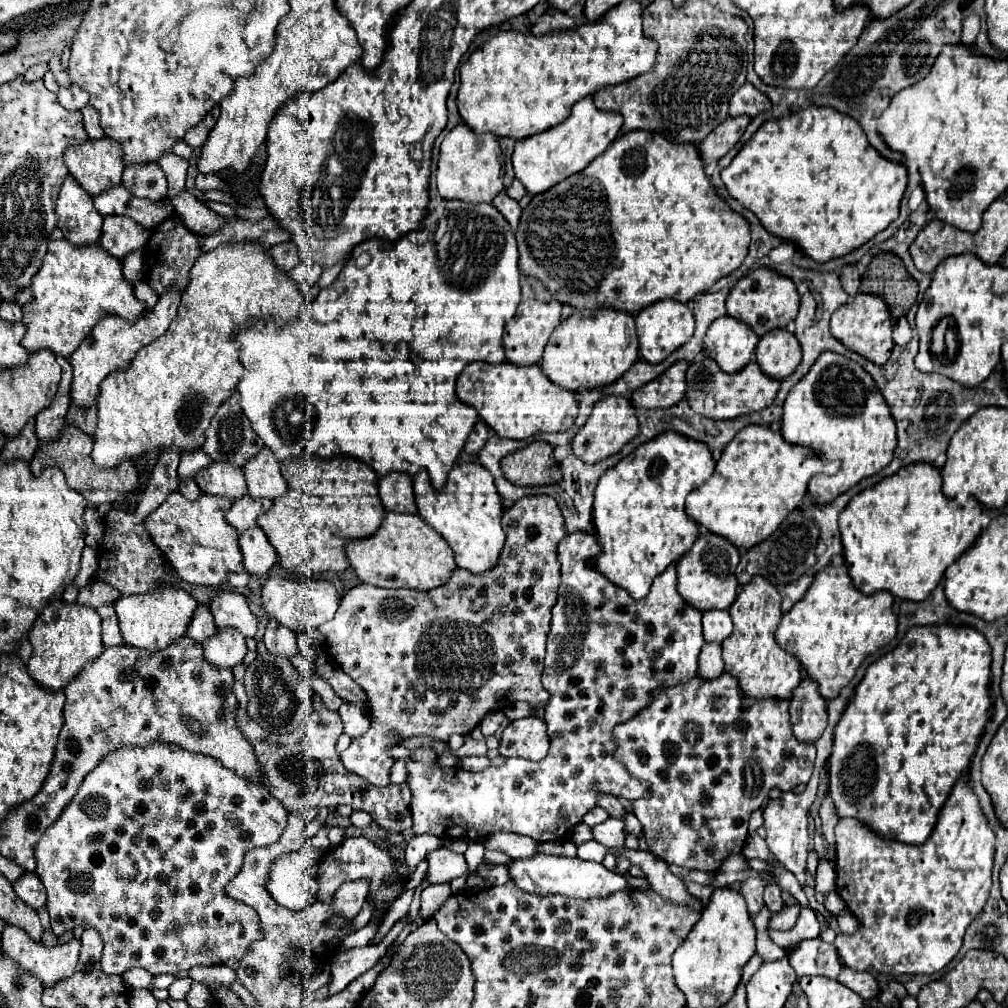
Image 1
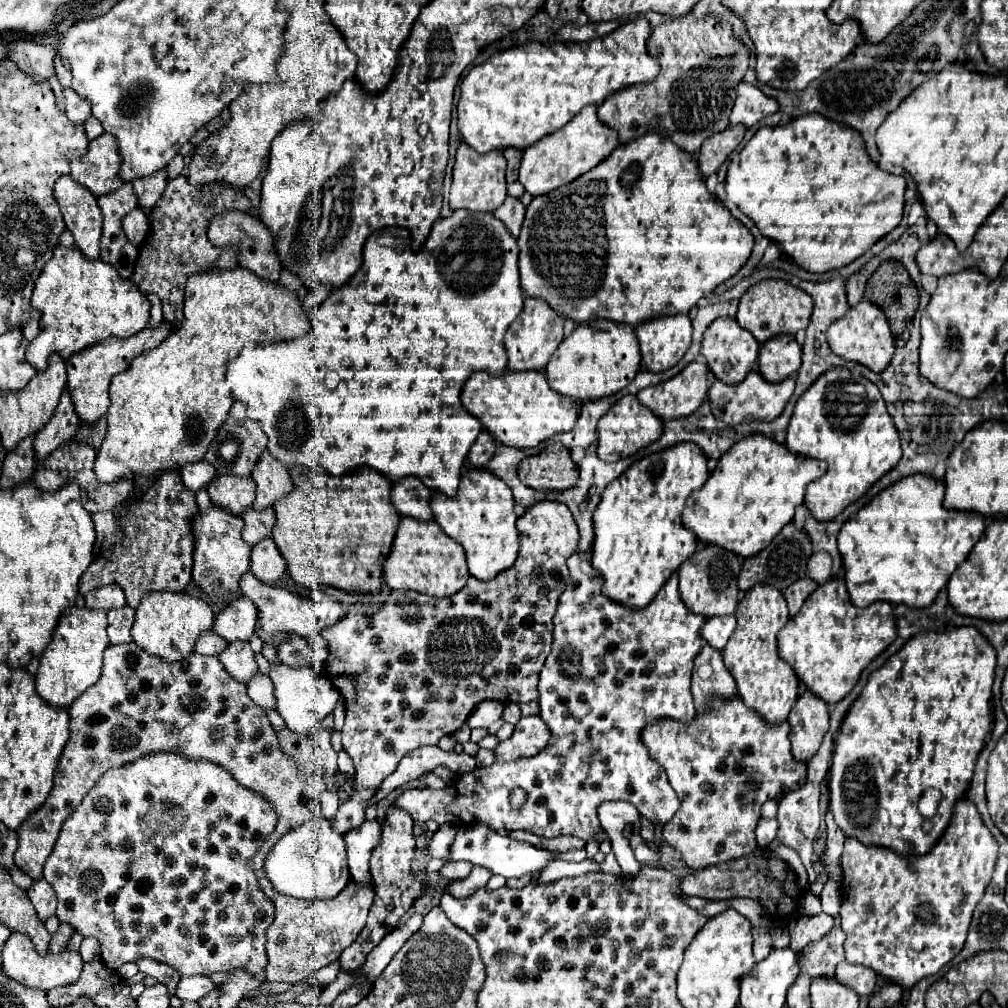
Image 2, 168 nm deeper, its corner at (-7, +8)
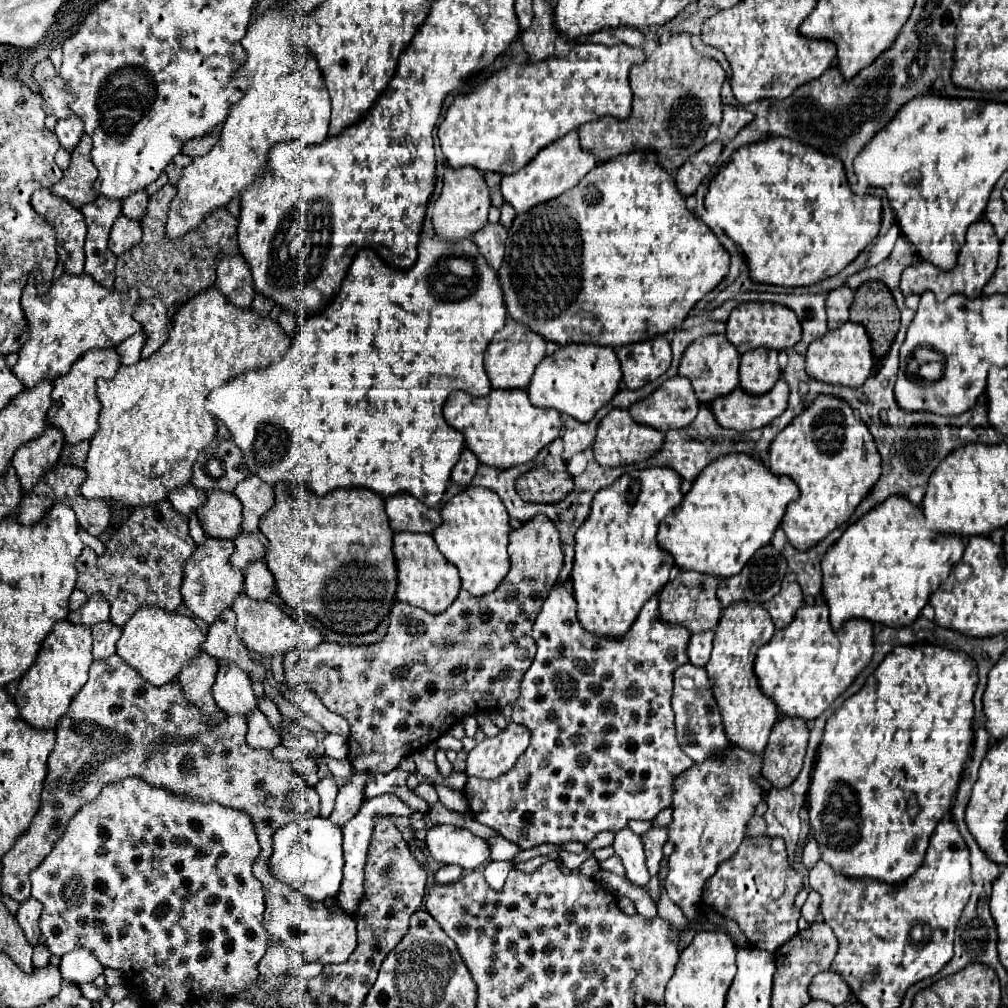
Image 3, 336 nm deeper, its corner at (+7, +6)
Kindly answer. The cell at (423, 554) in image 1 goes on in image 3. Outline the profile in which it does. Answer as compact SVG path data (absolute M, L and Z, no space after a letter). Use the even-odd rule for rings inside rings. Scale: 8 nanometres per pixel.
M394 532L394 558L398 566L398 588L396 598L426 612L444 612L460 590L460 576L454 564L450 564L436 548L430 534L414 534L414 532Z

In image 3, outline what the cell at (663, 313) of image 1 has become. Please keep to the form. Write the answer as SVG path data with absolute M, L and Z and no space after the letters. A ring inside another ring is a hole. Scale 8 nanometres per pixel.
M664 334L652 336L638 344L626 344L616 348L616 354L622 364L624 382L628 388L642 388L646 382L662 376L670 362L670 342Z

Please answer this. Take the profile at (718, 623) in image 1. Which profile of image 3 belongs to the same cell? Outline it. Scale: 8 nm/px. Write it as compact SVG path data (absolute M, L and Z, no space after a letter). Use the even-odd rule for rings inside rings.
M714 630L710 632L696 632L690 636L688 644L688 658L694 666L706 666L712 650L712 640L714 640Z

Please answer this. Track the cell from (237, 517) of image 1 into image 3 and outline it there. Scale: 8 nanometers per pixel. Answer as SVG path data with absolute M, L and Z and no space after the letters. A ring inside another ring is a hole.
M260 530L252 532L252 534L240 532L234 538L234 552L230 556L230 564L234 564L236 568L244 570L246 564L250 564L252 560L264 558L266 544L268 544L268 540L266 540L266 536Z

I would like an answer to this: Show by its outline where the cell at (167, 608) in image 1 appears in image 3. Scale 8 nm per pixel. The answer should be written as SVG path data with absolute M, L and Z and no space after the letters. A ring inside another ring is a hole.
M146 606L134 612L134 616L124 624L122 636L116 644L116 654L138 670L138 674L154 686L162 686L172 682L182 666L200 652L200 644L204 642L202 630L190 616L178 612L166 612L166 608Z

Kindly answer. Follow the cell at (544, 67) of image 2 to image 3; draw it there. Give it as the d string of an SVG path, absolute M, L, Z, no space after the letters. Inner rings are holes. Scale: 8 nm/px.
M578 42L572 46L568 56L552 56L550 60L540 60L534 64L510 64L490 74L474 90L458 94L454 98L444 122L438 128L440 146L448 164L452 168L474 166L478 170L492 170L500 174L518 172L538 154L540 148L552 144L580 124L586 124L606 114L626 118L632 110L632 88L628 72L632 64L642 62L644 58L644 50L628 44L602 46L592 42Z

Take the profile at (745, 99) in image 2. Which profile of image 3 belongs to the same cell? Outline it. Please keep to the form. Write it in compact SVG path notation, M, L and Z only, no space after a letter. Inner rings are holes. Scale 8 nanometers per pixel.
M726 104L724 106L724 118L722 118L722 124L718 126L718 132L720 132L720 140L726 144L728 140L732 140L738 130L742 130L750 120L752 120L752 112L746 112L742 108L736 108L736 106L730 106Z

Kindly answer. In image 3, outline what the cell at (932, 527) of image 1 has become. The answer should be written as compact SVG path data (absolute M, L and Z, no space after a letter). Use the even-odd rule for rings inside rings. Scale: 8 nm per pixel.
M892 496L862 516L862 520L850 524L838 542L830 546L822 558L822 594L830 608L830 624L834 630L850 618L866 618L870 622L882 622L892 628L910 626L920 610L926 606L930 594L950 576L956 562L964 552L964 540L958 534L930 532L924 526L922 508L912 504L906 496Z

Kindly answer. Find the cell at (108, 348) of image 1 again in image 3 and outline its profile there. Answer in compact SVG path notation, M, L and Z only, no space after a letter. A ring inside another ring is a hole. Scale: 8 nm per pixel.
M98 348L82 354L72 366L70 372L64 376L54 378L54 390L52 390L52 406L48 410L48 422L60 428L66 436L66 442L76 444L82 440L88 440L94 436L98 428L98 412L100 412L100 400L96 396L96 380L98 378L112 378L120 368L120 354L116 348Z

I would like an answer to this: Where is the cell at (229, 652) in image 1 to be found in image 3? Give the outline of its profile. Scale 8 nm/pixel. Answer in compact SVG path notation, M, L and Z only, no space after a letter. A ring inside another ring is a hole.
M220 664L218 676L212 692L220 710L228 714L244 714L248 716L256 708L256 696L252 690L252 682L242 672L242 668L234 668L234 664Z

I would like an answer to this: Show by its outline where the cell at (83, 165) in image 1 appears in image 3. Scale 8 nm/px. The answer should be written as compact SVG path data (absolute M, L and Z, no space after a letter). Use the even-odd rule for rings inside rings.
M84 134L72 152L72 162L70 168L64 170L64 178L50 188L56 196L66 198L76 208L82 208L98 196L98 192L94 192L98 170L90 160L90 148L90 136Z

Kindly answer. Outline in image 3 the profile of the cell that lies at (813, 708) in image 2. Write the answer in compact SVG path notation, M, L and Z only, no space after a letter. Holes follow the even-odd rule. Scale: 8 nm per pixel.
M782 716L770 734L768 746L764 748L764 768L762 768L762 776L772 782L772 786L776 788L784 788L790 786L790 782L798 776L798 772L802 770L802 760L804 760L804 752L806 752L806 740L808 740L808 722L802 718L788 718Z

